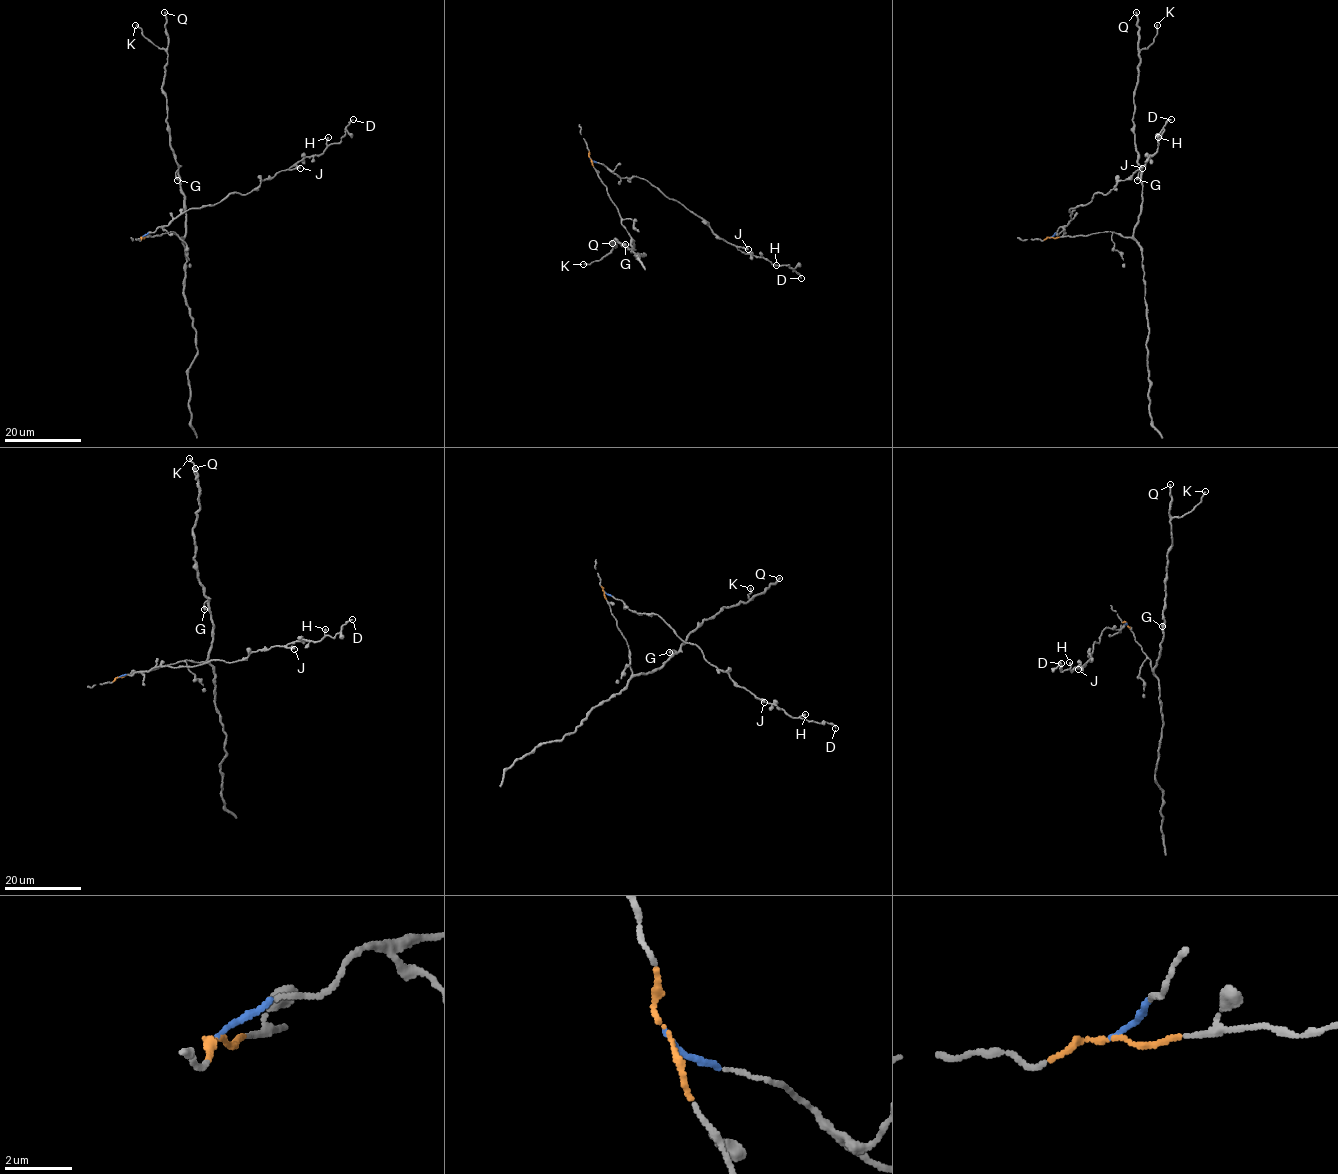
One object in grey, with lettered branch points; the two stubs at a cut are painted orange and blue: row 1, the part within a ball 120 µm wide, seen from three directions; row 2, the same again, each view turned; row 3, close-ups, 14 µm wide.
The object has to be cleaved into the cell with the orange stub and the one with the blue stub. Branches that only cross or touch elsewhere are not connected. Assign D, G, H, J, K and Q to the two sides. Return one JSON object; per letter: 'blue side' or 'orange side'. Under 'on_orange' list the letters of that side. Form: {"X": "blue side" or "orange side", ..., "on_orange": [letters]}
{"D": "blue side", "G": "orange side", "H": "blue side", "J": "blue side", "K": "orange side", "Q": "orange side", "on_orange": ["G", "K", "Q"]}

